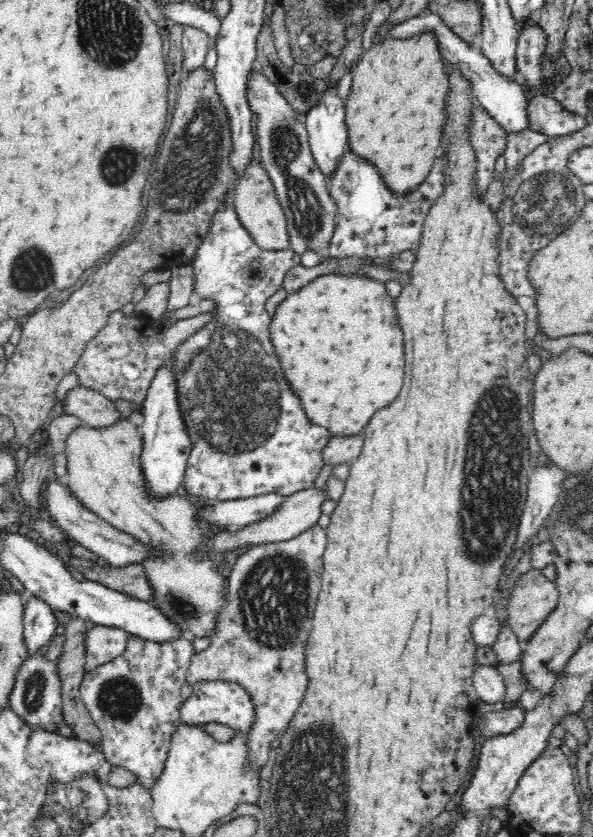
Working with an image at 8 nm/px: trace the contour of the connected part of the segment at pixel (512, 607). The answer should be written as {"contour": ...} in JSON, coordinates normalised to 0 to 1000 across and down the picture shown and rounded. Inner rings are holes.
{"contour":[[[894,681],[874,693],[863,707],[857,732],[860,749],[882,769],[921,743],[931,729],[941,724],[943,707],[911,681]]]}

